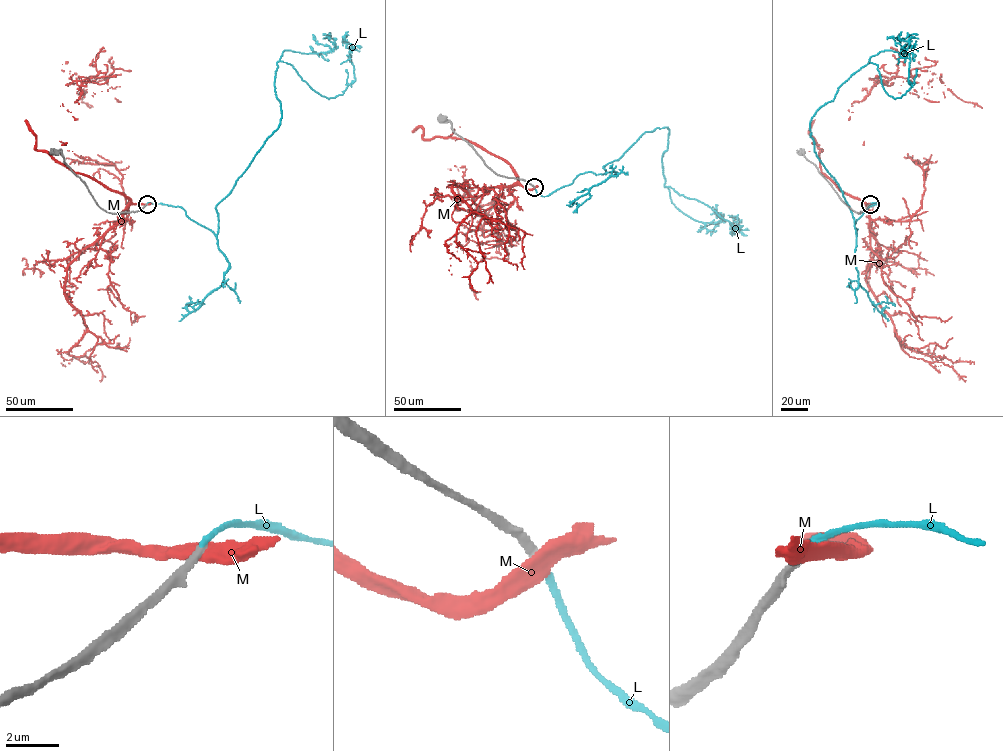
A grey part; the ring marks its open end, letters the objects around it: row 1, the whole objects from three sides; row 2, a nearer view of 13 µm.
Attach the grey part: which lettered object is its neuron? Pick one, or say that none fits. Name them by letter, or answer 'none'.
none

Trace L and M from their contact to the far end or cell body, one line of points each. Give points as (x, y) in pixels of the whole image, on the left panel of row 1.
L: (146, 204), (216, 235), (216, 206), (279, 123), (277, 63), (341, 95), (348, 31)
M: (147, 204), (133, 203), (56, 160), (80, 86), (109, 75), (84, 88), (82, 102), (90, 107)

